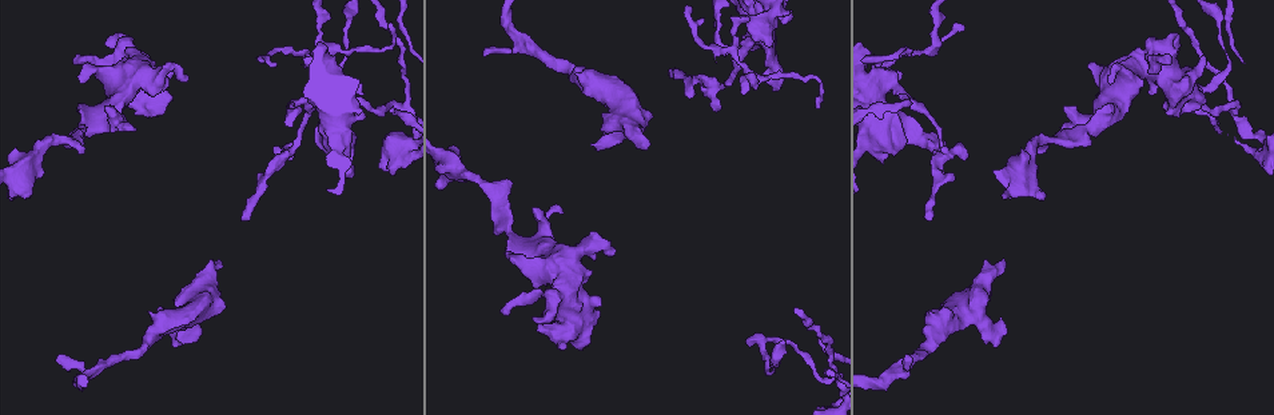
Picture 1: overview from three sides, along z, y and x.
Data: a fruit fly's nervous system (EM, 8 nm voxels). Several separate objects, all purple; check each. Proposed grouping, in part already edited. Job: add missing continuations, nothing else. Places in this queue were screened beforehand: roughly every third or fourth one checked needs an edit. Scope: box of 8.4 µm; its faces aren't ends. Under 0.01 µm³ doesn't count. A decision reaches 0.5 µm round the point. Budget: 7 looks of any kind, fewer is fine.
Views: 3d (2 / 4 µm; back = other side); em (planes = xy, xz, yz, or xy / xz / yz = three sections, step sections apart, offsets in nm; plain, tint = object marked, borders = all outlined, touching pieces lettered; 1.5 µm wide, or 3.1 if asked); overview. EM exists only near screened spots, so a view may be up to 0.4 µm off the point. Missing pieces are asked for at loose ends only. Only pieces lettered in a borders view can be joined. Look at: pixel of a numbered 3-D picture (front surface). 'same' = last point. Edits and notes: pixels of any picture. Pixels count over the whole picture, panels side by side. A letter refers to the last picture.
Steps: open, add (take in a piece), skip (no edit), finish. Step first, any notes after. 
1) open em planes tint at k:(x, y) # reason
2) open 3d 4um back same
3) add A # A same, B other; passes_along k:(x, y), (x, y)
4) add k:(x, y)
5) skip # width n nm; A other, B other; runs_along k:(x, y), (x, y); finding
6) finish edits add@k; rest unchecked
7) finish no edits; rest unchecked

open 3d 4um at 1:(586, 341) # an open end

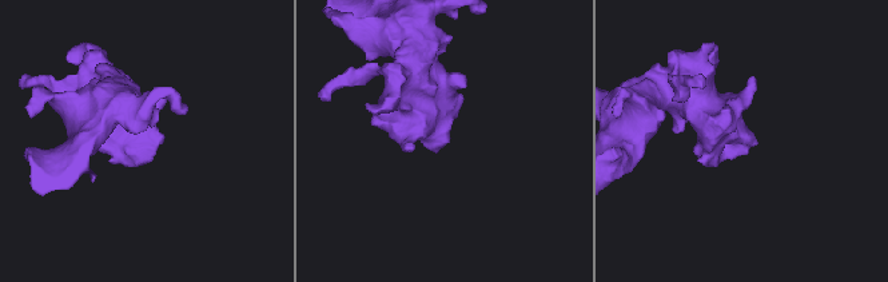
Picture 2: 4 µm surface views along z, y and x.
open em planes borders at 2:(744, 152)

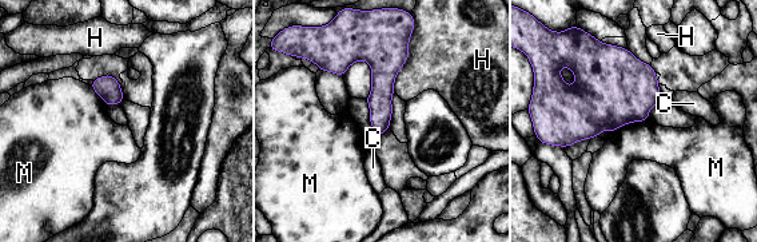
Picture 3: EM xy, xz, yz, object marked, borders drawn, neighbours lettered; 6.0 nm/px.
skip # C other, H other, M other; border 3:(648, 119), (625, 123), (609, 134); none of them fits

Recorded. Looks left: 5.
open 3d 2um at 1:(1006, 264) # an open end

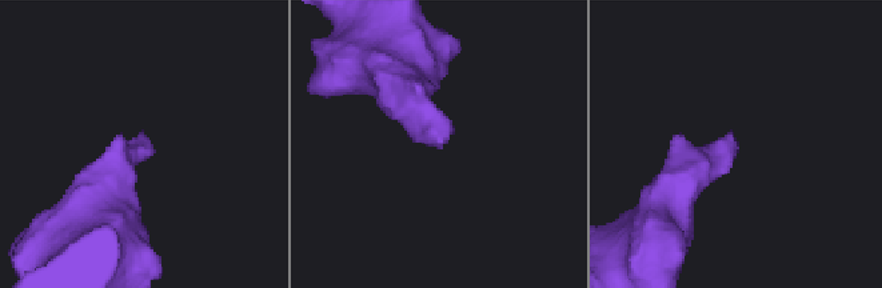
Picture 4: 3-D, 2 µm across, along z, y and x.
open em xy step 4 borders at 4:(138, 150)

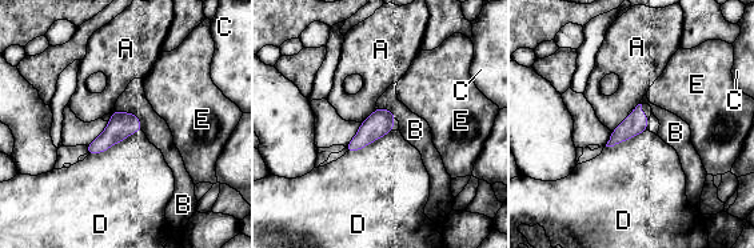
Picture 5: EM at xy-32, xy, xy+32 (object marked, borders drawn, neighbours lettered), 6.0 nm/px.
open em planes borders same # cut it another way

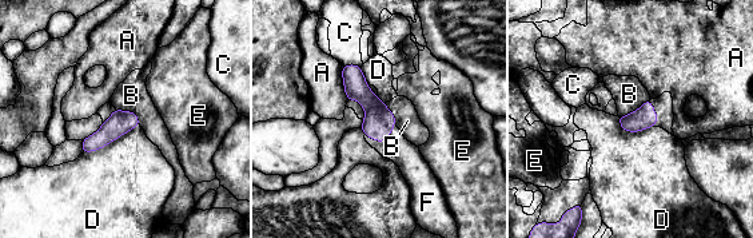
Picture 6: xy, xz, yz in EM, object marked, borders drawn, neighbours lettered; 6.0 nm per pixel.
add F # A other, B other, C other, D other, E other, F same; it goes on there

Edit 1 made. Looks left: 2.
finish edits add@6; rest unchecked

